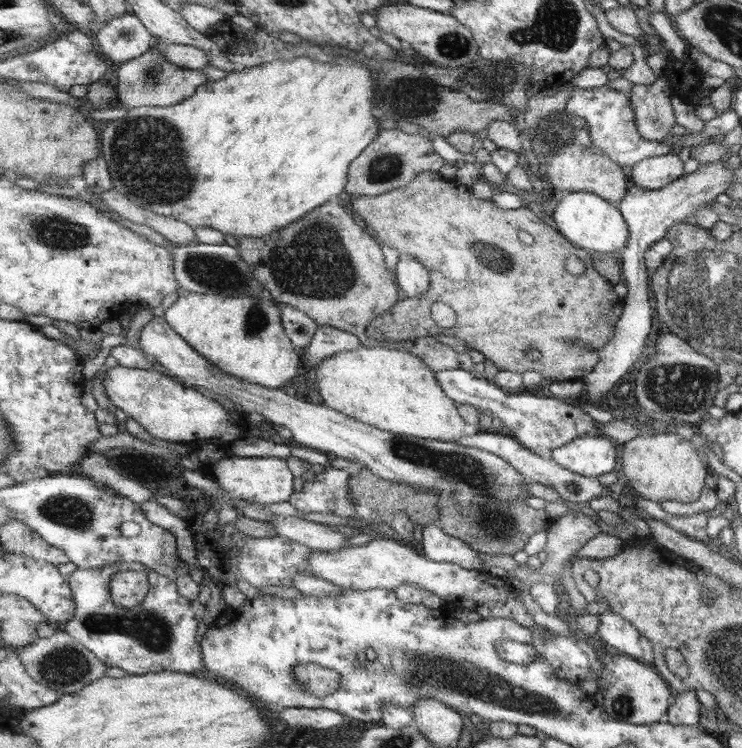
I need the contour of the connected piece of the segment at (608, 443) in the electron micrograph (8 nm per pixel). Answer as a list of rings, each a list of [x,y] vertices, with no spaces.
[[[584,434],[545,454],[559,466],[567,467],[583,476],[596,478],[617,468],[618,450],[609,437]]]

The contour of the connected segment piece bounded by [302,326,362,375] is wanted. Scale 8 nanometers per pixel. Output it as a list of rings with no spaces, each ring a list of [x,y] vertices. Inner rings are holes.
[[[319,326],[313,341],[302,350],[302,368],[304,374],[316,372],[316,368],[327,358],[340,352],[357,350],[362,345],[361,340],[343,330]]]

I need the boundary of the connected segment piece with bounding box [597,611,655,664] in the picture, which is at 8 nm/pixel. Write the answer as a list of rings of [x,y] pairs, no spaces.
[[[613,611],[598,614],[600,623],[597,637],[609,652],[629,655],[641,662],[653,664],[653,643],[632,623]]]

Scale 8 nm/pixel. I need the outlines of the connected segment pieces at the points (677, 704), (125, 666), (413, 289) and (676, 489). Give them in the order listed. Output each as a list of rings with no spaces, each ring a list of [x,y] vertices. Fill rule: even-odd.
[[[690,688],[687,692],[676,693],[666,721],[675,726],[698,726],[702,704],[697,700],[697,691]]]
[[[119,562],[103,568],[76,569],[68,576],[76,599],[76,615],[66,622],[65,631],[108,667],[116,666],[131,675],[203,671],[204,651],[196,634],[207,612],[205,604],[198,599],[185,598],[175,581],[150,569],[148,579],[151,588],[145,600],[135,608],[117,606],[110,582],[113,574],[122,570],[133,570],[133,564]]]
[[[410,256],[400,258],[396,276],[403,298],[423,297],[432,286],[432,276],[428,267]]]
[[[677,433],[638,436],[621,447],[622,470],[632,493],[658,503],[695,502],[704,492],[711,462],[695,451],[695,446]]]

